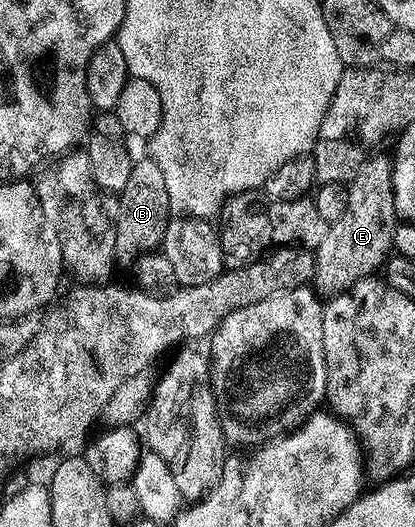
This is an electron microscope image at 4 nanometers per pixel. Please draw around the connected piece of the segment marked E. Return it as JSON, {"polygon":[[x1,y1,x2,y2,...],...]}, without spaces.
{"polygon":[[381,151,374,152,353,172,347,182,347,207,339,219,331,222,323,243,315,250,317,270,312,288,328,299,347,291,362,277,376,274,391,256,393,236,399,218,393,202,393,163]]}

